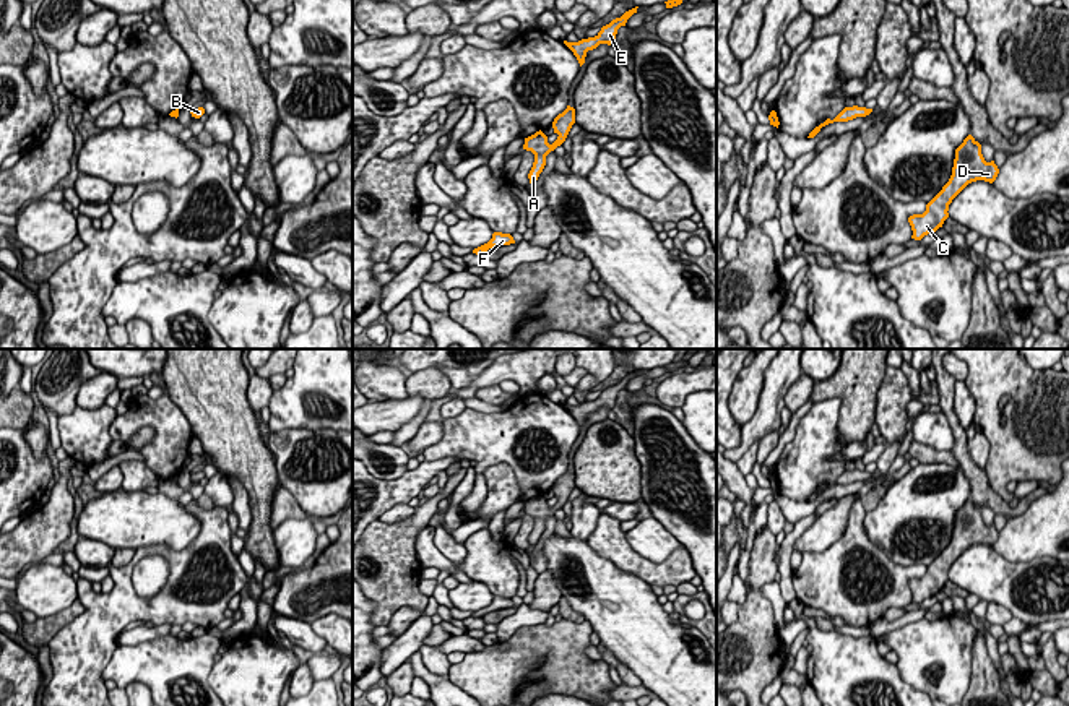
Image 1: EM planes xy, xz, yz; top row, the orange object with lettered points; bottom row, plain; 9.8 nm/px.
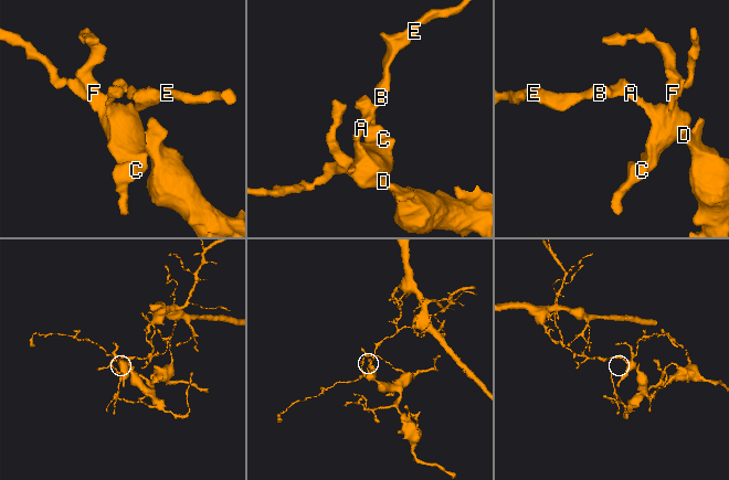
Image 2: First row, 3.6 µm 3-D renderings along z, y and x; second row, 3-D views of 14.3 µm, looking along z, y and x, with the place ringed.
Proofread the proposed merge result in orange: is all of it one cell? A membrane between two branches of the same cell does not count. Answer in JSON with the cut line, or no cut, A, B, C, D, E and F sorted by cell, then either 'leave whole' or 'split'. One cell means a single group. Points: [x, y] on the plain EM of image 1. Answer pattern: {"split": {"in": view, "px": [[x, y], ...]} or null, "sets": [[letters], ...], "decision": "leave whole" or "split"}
{"split": null, "sets": [["A", "B", "C", "D", "E", "F"]], "decision": "leave whole"}

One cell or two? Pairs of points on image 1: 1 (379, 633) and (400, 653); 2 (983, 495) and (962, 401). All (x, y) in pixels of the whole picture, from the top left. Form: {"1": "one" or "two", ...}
{"1": "two", "2": "two"}

